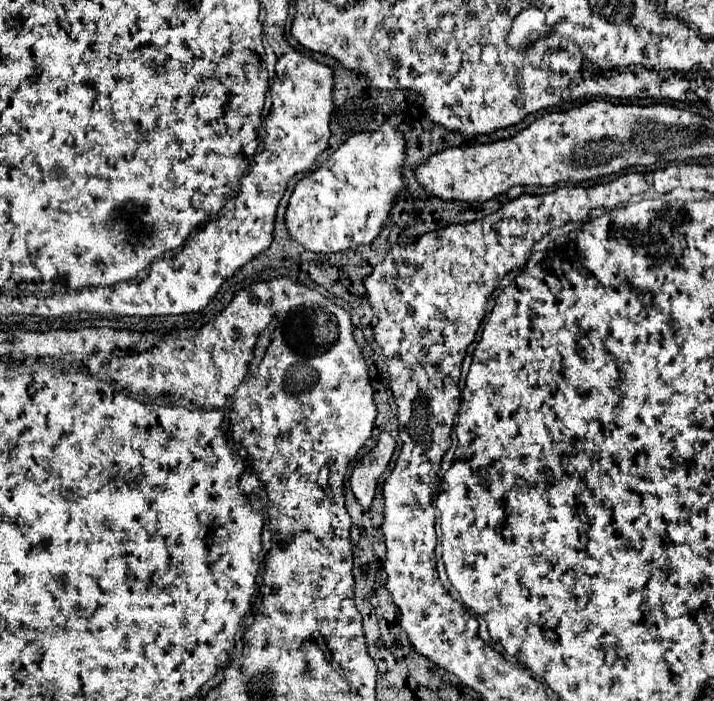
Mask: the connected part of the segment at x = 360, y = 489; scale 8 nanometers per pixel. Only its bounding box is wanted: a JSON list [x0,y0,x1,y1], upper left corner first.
[351,433,395,509]

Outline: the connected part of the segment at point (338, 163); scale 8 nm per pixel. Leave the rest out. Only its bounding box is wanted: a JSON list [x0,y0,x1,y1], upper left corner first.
[285,113,405,253]

